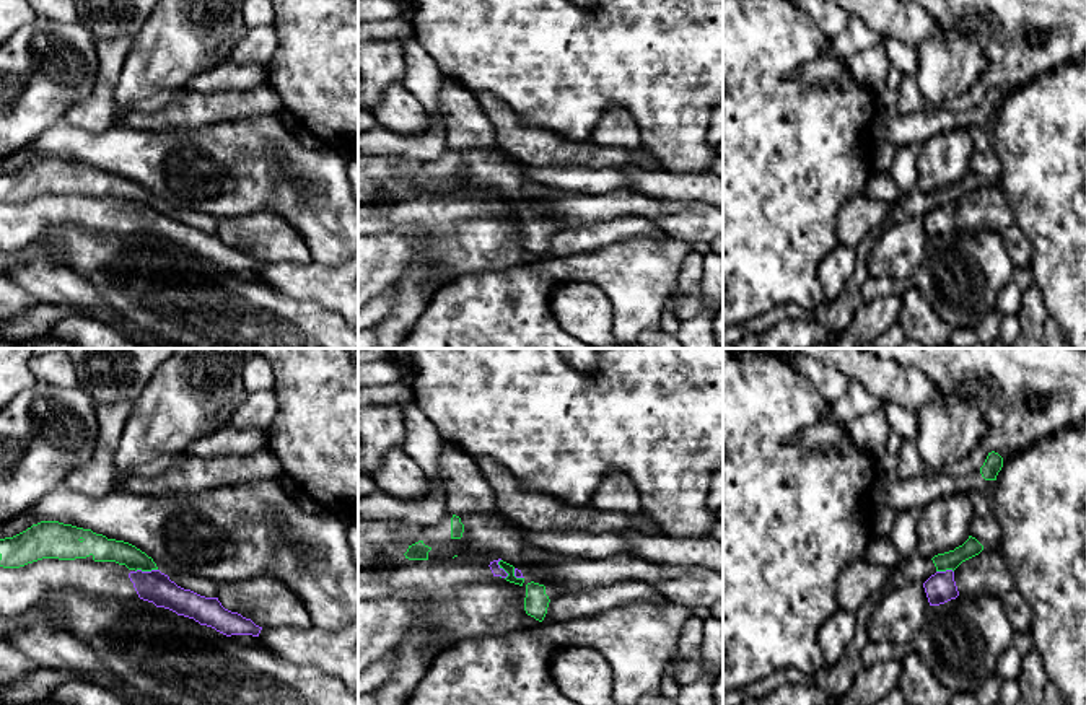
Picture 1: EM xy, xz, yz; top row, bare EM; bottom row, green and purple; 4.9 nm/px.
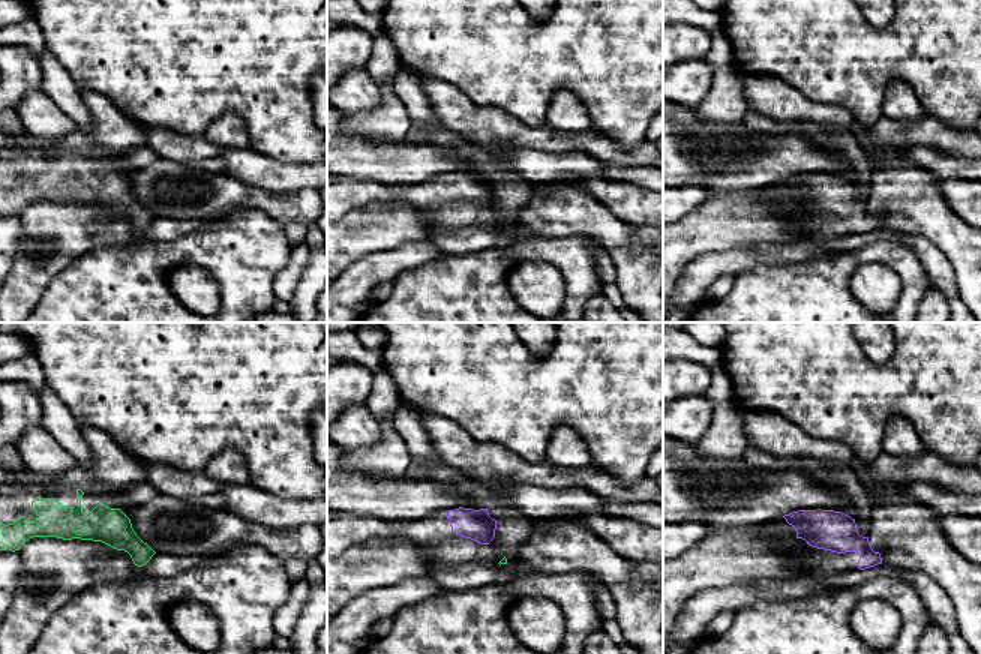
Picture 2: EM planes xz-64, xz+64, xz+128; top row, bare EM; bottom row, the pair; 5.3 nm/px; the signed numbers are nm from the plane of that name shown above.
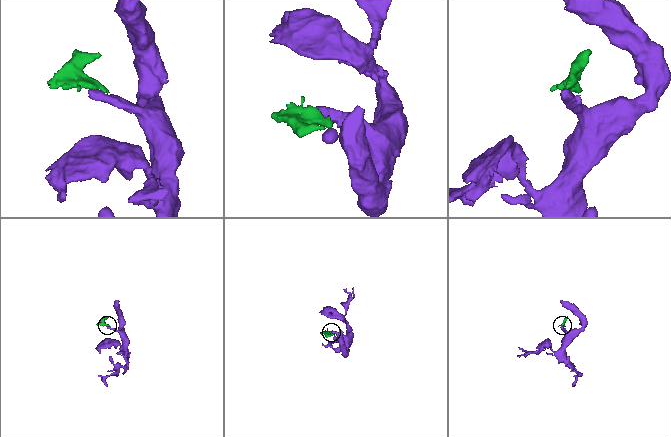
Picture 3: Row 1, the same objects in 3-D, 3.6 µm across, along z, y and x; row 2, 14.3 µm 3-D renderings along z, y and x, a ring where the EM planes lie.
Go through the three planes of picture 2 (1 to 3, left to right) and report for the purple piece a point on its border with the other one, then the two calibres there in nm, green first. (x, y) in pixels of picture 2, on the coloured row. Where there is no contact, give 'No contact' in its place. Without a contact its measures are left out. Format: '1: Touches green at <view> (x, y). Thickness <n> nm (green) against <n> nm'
1: No contact
2: No contact
3: No contact

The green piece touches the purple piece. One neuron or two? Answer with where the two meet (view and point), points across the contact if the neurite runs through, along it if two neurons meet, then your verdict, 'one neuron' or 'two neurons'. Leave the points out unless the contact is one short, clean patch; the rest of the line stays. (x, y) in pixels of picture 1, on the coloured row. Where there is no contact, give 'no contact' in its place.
contact xy (145, 570); border xy (157, 569), (135, 572); two neurons

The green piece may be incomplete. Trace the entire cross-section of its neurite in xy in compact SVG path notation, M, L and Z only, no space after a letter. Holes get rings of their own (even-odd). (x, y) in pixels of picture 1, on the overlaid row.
M41 521L13 537L0 539L3 568L20 568L42 558L75 560L90 555L94 562L116 562L135 571L158 570L151 557L129 542L59 521Z

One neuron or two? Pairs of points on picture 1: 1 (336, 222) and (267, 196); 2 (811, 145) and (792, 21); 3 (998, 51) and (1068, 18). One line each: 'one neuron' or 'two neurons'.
1: one neuron
2: one neuron
3: one neuron

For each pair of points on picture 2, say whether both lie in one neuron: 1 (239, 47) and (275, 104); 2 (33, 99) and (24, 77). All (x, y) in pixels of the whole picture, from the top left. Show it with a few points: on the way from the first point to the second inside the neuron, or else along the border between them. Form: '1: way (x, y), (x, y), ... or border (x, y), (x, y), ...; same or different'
1: way (252, 60), (263, 72), (272, 90); same
2: border (41, 89), (27, 92), (15, 108); different

